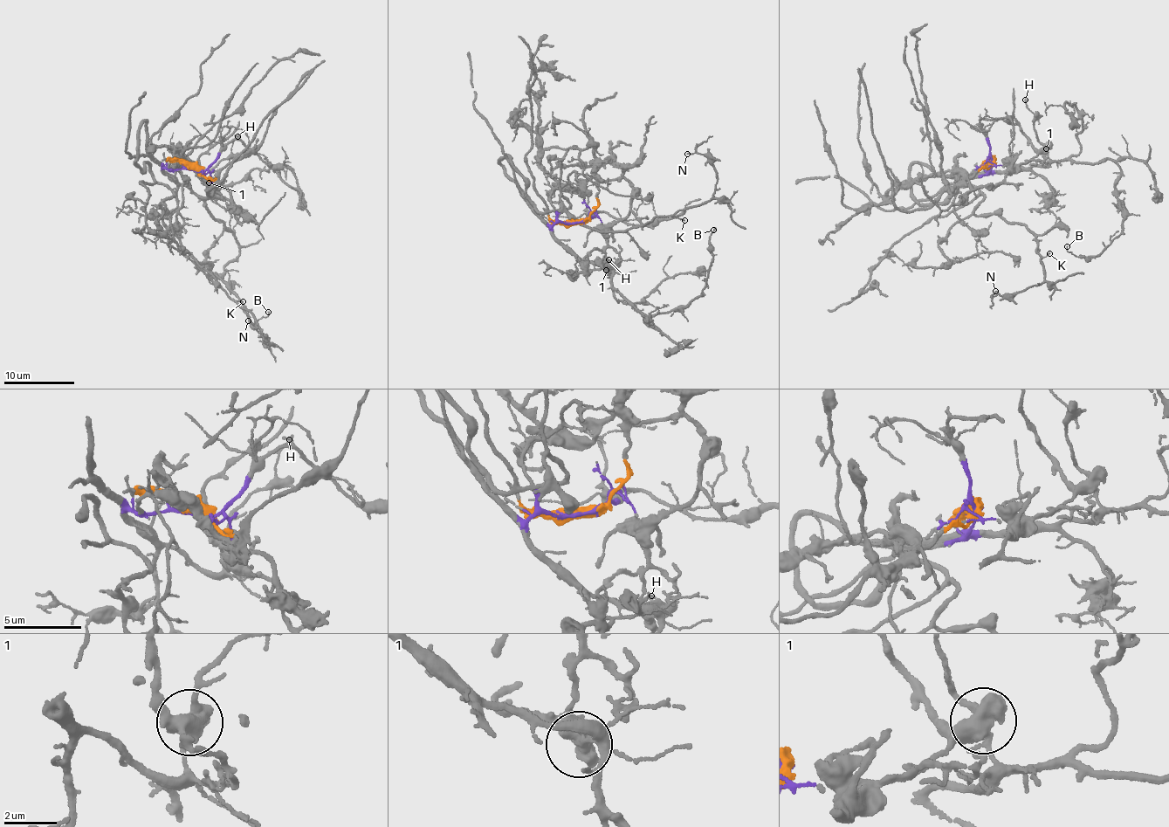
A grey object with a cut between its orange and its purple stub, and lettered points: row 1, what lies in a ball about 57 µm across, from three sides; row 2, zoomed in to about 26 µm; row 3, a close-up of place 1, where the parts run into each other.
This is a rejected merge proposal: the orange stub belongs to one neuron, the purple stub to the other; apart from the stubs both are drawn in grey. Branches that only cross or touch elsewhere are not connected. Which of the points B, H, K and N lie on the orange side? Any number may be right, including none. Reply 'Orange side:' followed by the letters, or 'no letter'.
Orange side: no letter

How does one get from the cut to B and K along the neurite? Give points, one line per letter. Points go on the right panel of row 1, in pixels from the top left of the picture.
B: (993, 161), (988, 172), (996, 174), (1065, 161), (1118, 167), (1121, 233), (1095, 257), (1074, 256), (1067, 245)
K: (993, 161), (918, 203), (970, 185), (983, 196), (975, 215), (1019, 222), (1041, 257), (1049, 252)

